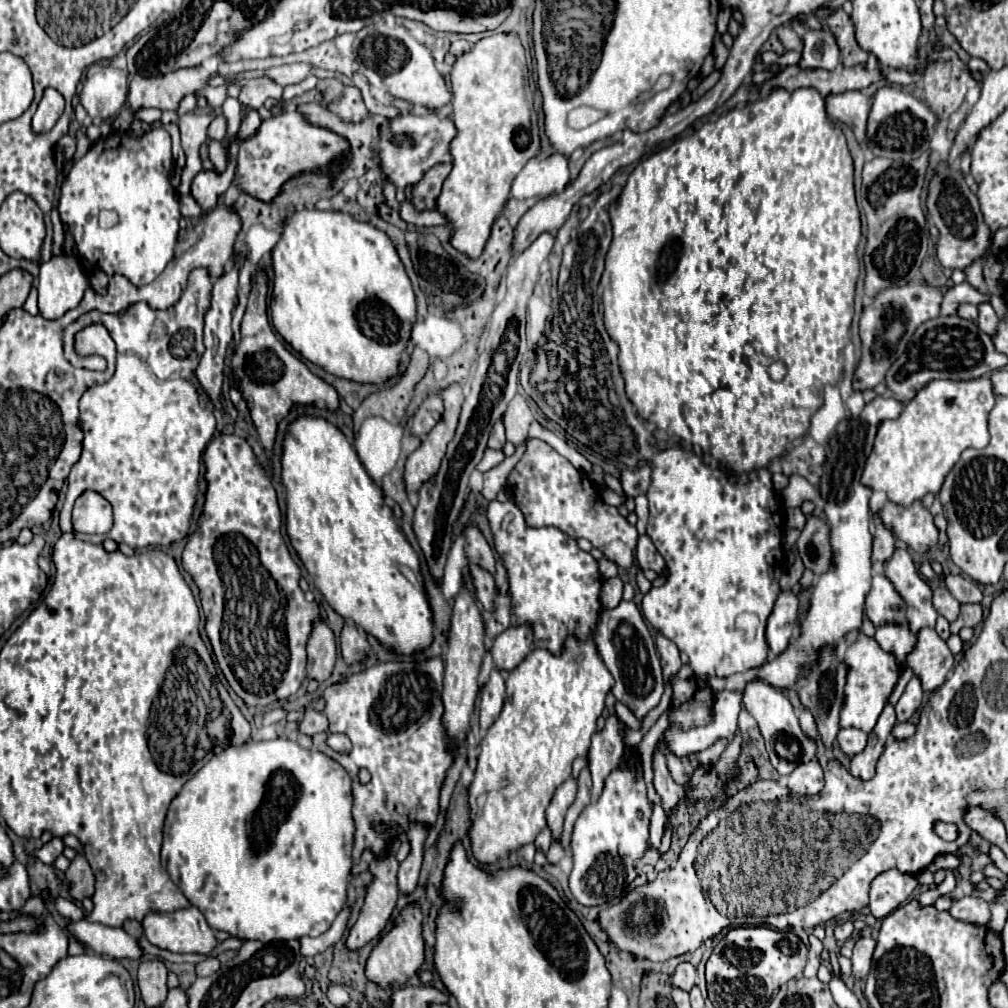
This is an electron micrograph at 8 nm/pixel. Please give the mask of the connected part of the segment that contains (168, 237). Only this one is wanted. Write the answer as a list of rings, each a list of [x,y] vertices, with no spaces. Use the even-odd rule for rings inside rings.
[[[155,126],[147,132],[143,132],[143,136],[135,136],[133,132],[113,132],[107,140],[99,140],[95,142],[87,154],[79,160],[73,162],[69,174],[65,176],[65,182],[61,186],[61,196],[59,196],[59,216],[61,216],[61,222],[69,228],[73,240],[75,240],[75,246],[77,246],[77,252],[79,252],[79,258],[89,262],[91,268],[97,268],[97,270],[103,270],[107,276],[113,276],[113,274],[121,274],[125,276],[131,284],[135,286],[145,286],[145,284],[151,284],[163,270],[165,266],[173,260],[175,256],[175,246],[177,246],[177,238],[179,238],[179,218],[181,218],[181,212],[179,212],[179,200],[177,200],[177,194],[175,194],[175,188],[171,186],[171,170],[173,170],[173,156],[171,156],[171,136],[169,132],[163,128],[163,126]]]

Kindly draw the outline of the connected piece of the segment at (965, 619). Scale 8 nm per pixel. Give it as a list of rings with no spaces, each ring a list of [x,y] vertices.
[[[963,604],[959,618],[951,624],[953,634],[959,634],[963,626],[977,626],[983,622],[983,608],[979,604]]]

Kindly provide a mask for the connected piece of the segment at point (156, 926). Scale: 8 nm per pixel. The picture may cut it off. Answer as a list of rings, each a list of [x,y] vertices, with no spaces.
[[[195,906],[163,914],[149,912],[143,918],[143,930],[157,932],[157,936],[161,938],[163,934],[167,934],[167,938],[163,938],[163,948],[167,946],[167,950],[173,950],[177,954],[207,954],[217,946],[213,930]]]

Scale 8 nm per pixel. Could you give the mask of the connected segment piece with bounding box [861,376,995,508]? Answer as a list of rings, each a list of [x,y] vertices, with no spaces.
[[[987,376],[977,378],[975,382],[951,382],[935,380],[929,382],[903,410],[897,420],[885,420],[879,426],[873,452],[865,462],[861,484],[871,490],[883,490],[889,502],[897,506],[911,506],[915,500],[921,500],[925,494],[937,494],[943,486],[945,476],[957,464],[959,456],[967,448],[985,448],[989,444],[987,416],[995,404],[991,382]]]

